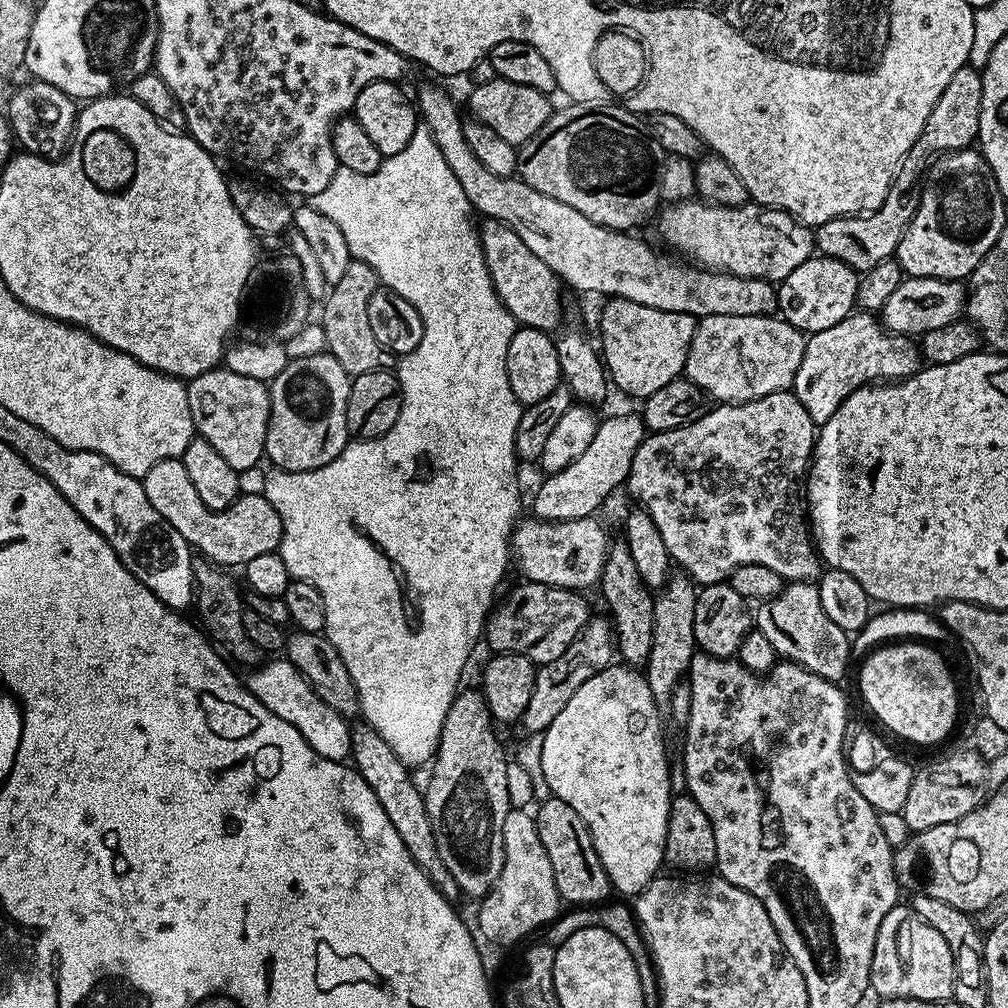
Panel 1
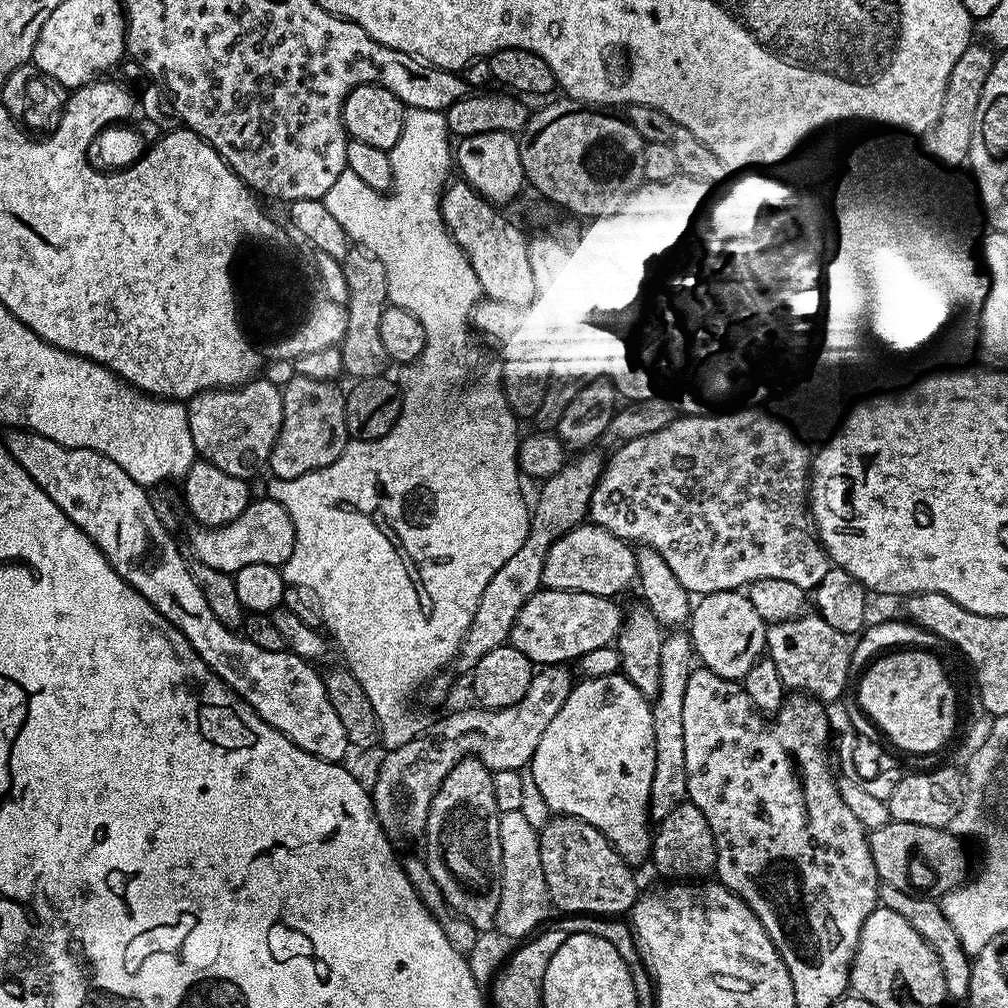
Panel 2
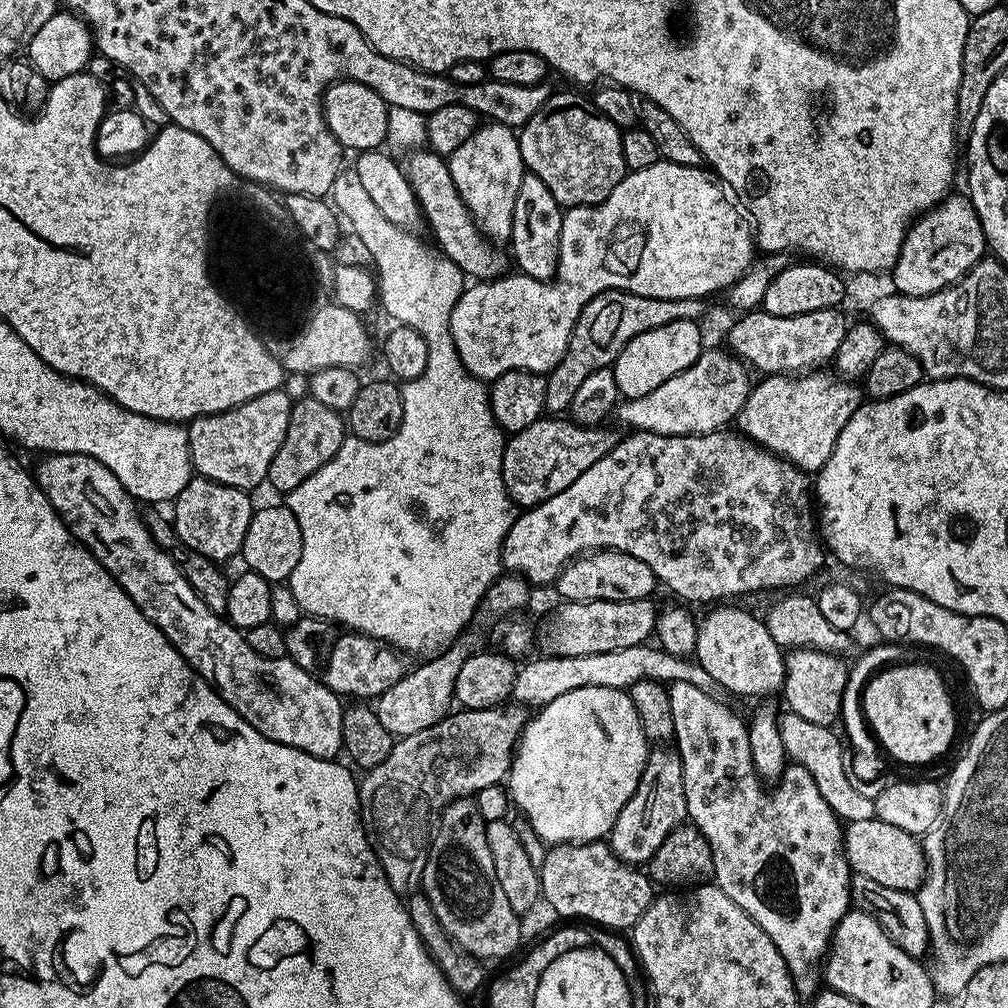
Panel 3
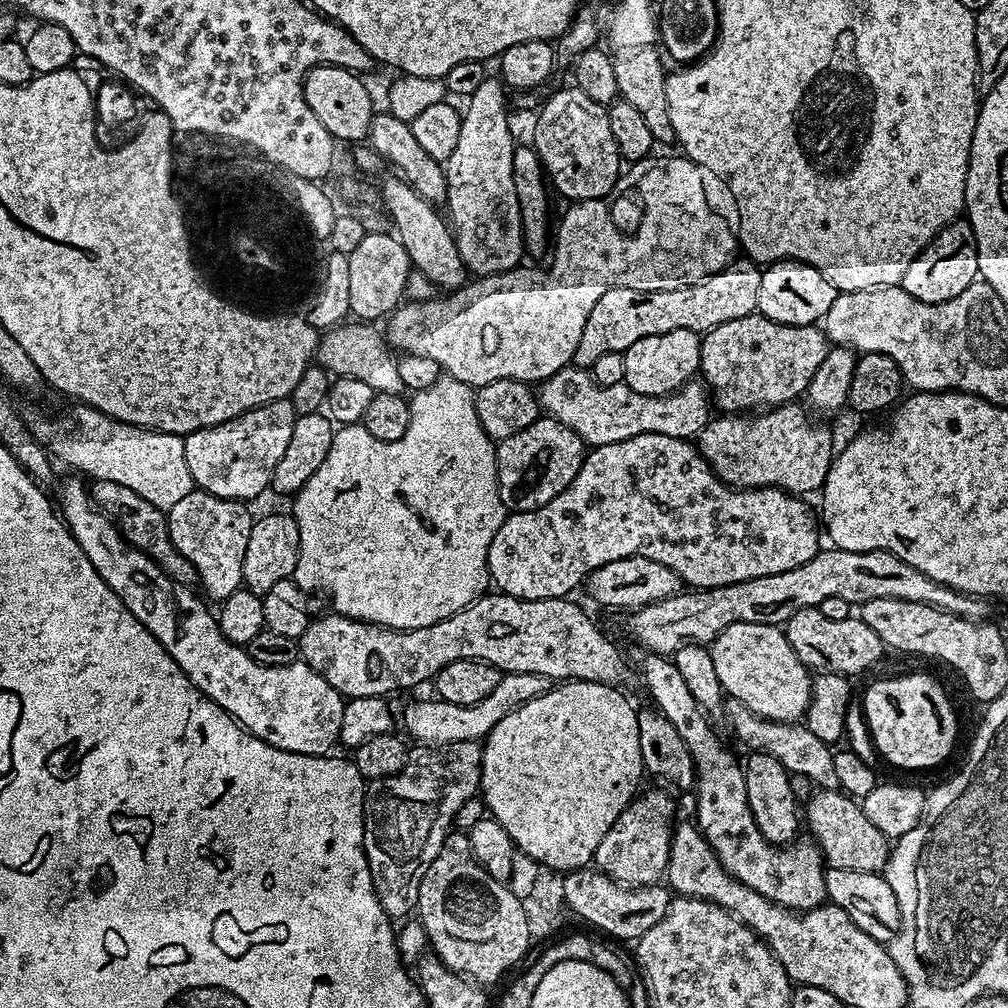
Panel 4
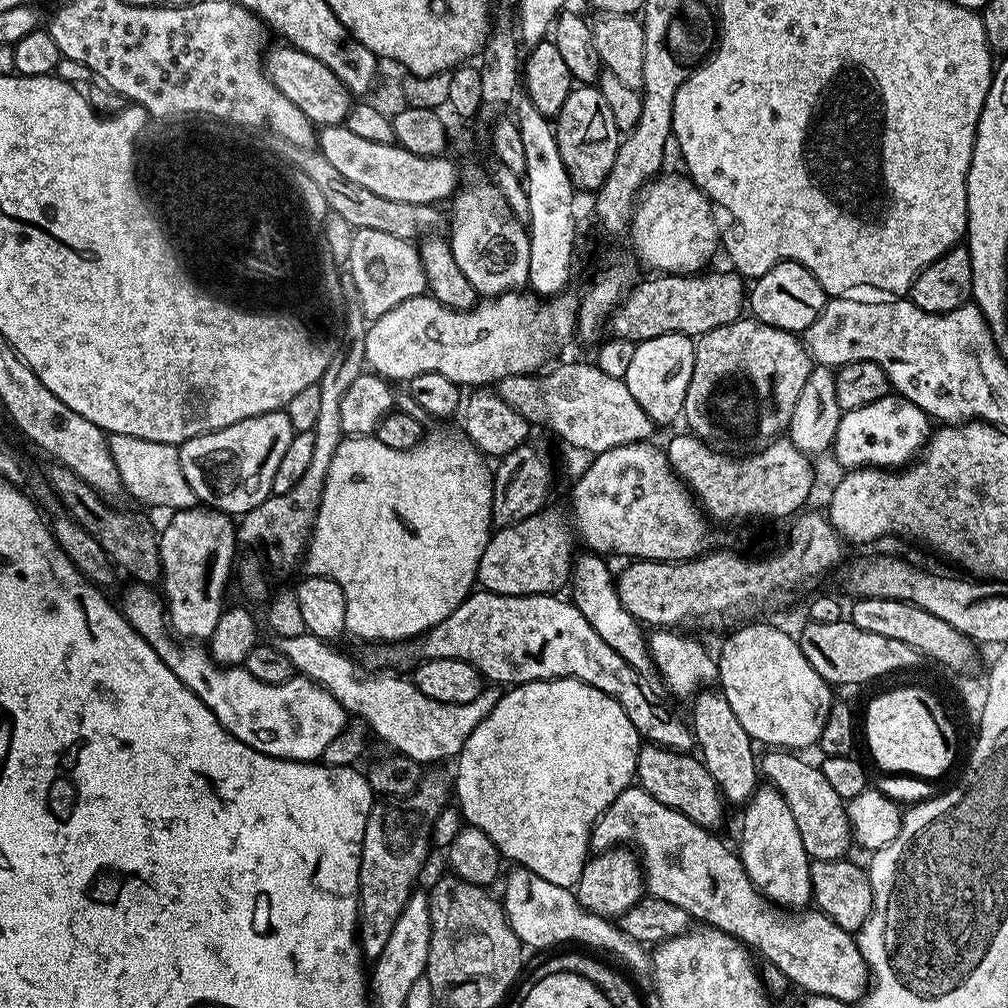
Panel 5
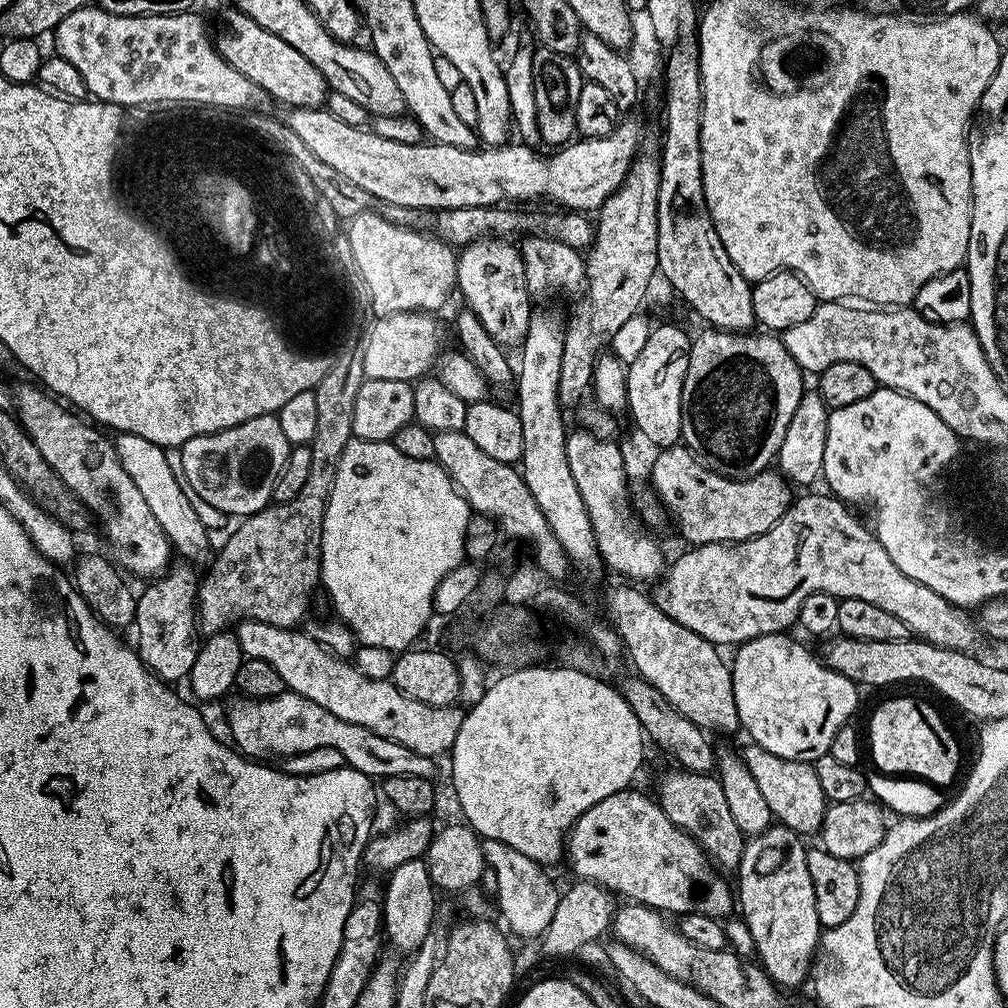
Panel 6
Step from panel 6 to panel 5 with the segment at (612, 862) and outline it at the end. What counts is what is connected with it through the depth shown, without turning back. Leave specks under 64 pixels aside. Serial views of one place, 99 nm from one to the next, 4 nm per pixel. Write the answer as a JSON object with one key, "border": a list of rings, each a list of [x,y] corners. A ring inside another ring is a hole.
{"border":[[[629,786],[614,798],[612,805],[597,818],[592,828],[593,853],[606,852],[617,846],[631,846],[638,850],[644,870],[644,886],[649,896],[657,896],[674,906],[682,906],[701,925],[717,928],[736,937],[753,953],[765,956],[772,968],[777,968],[793,985],[814,996],[829,996],[849,1002],[863,1001],[870,988],[868,963],[862,958],[853,933],[838,926],[825,912],[800,910],[789,914],[779,907],[770,906],[744,872],[743,862],[716,837],[715,831],[690,822],[686,814],[678,814],[670,806],[662,806],[645,788]]]}

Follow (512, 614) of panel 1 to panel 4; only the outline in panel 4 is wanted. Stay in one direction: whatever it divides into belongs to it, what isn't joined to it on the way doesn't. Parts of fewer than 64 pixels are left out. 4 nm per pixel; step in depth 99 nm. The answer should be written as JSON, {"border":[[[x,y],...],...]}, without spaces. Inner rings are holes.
{"border":[[[835,546],[825,547],[816,553],[810,562],[802,562],[802,566],[794,566],[794,570],[786,570],[782,574],[766,574],[762,578],[750,578],[746,582],[734,582],[730,586],[721,588],[705,588],[703,590],[682,590],[666,600],[659,600],[656,604],[647,604],[644,608],[635,609],[628,620],[628,632],[641,644],[648,654],[655,654],[665,658],[671,657],[686,644],[710,646],[726,630],[726,626],[740,622],[754,624],[774,624],[783,626],[798,610],[803,608],[819,608],[826,598],[842,598],[849,606],[859,606],[876,598],[896,598],[903,602],[918,602],[967,620],[984,622],[989,619],[987,599],[978,596],[967,596],[964,592],[956,592],[953,588],[942,586],[932,578],[926,578],[914,566],[902,562],[894,554],[886,550],[873,552],[851,552]]]}

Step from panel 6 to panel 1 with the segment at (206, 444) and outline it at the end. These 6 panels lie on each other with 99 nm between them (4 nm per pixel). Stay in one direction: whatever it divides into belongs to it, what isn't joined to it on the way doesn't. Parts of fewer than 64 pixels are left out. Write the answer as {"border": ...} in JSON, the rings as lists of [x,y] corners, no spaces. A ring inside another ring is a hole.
{"border":[[[223,366],[198,374],[187,381],[188,401],[195,435],[200,436],[234,470],[247,473],[247,468],[265,459],[264,443],[270,422],[269,385],[258,378],[246,378],[246,374],[234,374],[234,370]]]}

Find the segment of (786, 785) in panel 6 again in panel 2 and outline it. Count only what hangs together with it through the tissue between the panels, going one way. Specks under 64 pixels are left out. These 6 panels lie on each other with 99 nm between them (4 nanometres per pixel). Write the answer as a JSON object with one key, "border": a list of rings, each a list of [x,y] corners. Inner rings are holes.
{"border":[[[894,819],[880,829],[872,830],[868,838],[870,854],[874,858],[881,885],[904,888],[908,880],[908,859],[911,858],[912,851],[916,851],[932,867],[933,874],[940,879],[941,893],[951,892],[953,888],[959,888],[969,879],[968,856],[960,849],[960,844],[961,841],[953,836],[951,831],[918,826],[914,822],[898,822]]]}

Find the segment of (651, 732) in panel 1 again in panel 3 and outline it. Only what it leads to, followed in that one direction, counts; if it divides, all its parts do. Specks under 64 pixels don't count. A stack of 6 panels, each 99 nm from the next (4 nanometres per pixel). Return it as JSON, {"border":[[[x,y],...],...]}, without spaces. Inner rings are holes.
{"border":[[[586,686],[570,690],[541,707],[524,725],[518,751],[508,769],[507,793],[511,803],[520,807],[519,813],[529,820],[535,834],[546,845],[600,842],[611,833],[618,814],[622,814],[622,806],[626,806],[634,790],[638,790],[649,751],[650,741],[644,737],[638,710],[634,710],[631,695],[625,689]]]}

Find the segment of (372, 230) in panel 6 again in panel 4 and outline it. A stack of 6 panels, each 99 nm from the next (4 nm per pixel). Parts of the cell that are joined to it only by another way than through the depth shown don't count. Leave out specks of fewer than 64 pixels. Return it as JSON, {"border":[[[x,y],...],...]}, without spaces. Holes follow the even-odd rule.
{"border":[[[369,231],[358,242],[353,252],[347,253],[350,272],[349,313],[357,321],[376,322],[379,316],[387,317],[395,312],[405,299],[408,277],[413,271],[408,255],[395,235]]]}

